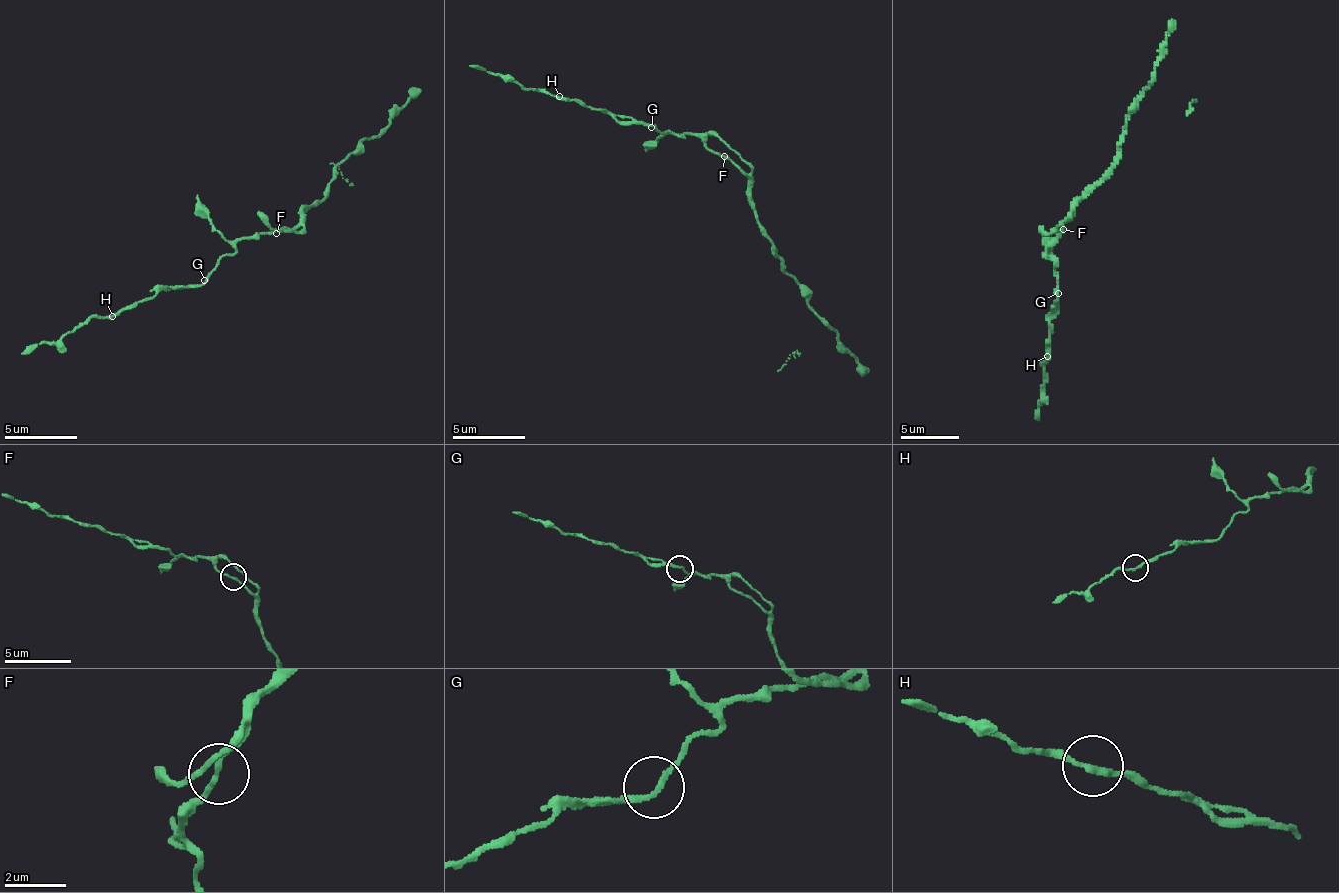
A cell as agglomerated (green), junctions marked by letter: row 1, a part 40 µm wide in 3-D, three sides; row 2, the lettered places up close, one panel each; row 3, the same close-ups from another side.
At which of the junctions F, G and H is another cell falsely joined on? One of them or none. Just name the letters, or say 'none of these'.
none of these

